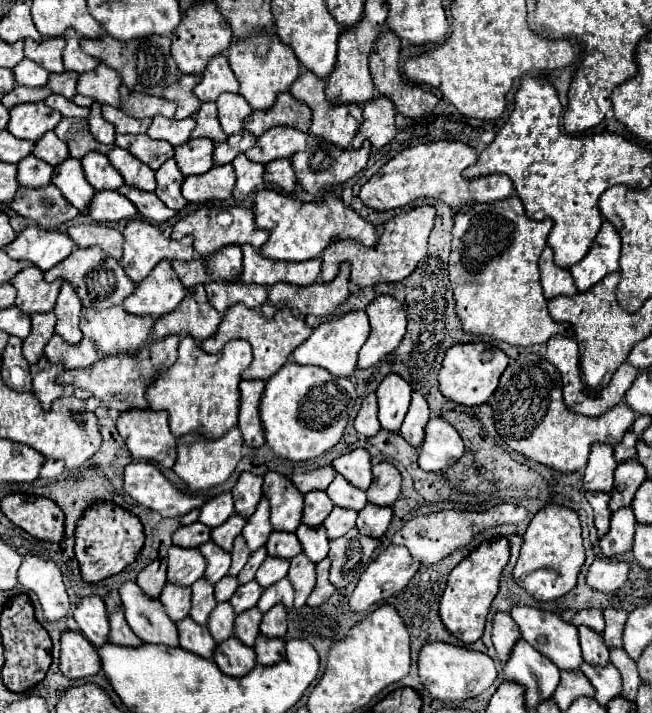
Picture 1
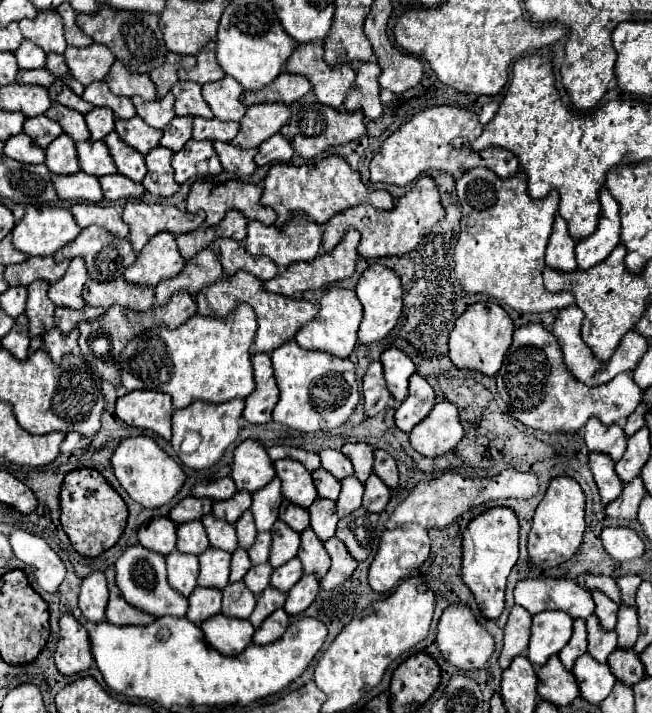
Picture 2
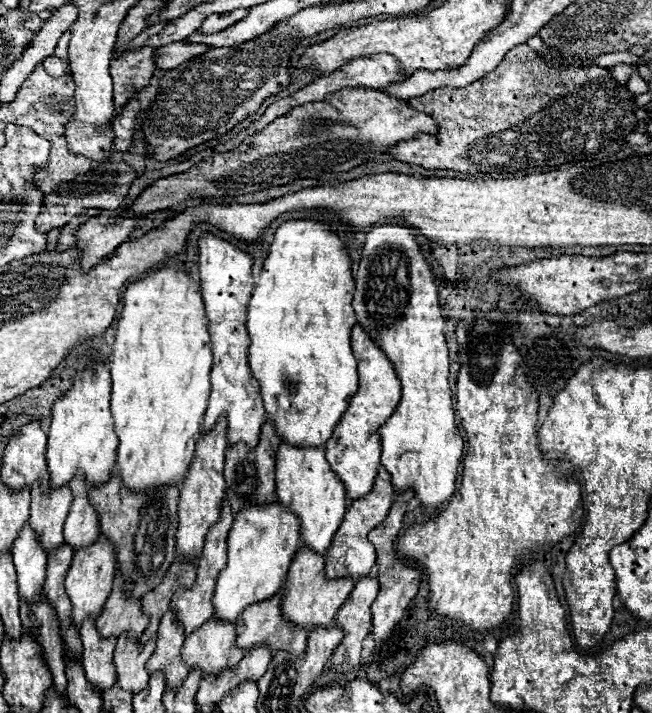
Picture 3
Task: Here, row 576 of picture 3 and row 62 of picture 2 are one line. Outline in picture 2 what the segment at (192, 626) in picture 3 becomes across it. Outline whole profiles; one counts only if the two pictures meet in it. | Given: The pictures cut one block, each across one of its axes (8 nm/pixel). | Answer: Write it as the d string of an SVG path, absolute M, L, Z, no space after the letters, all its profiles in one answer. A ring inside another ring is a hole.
M210 40L198 54L196 54L196 66L188 70L188 80L206 84L206 82L216 82L224 76L220 64L216 62L216 44Z

